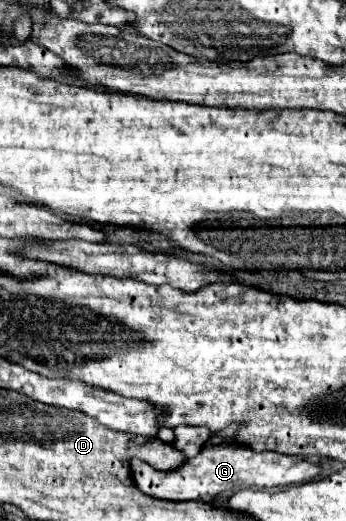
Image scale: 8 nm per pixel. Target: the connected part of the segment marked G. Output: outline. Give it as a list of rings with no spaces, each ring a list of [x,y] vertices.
[[[211,440],[201,448],[195,458],[187,458],[179,468],[171,472],[155,470],[147,462],[133,458],[131,460],[131,478],[133,484],[147,496],[155,496],[161,500],[203,500],[209,502],[223,492],[237,492],[241,488],[257,486],[285,486],[301,480],[313,480],[321,472],[319,464],[309,464],[299,456],[287,456],[281,452],[253,452],[245,446],[227,446],[213,444]]]

